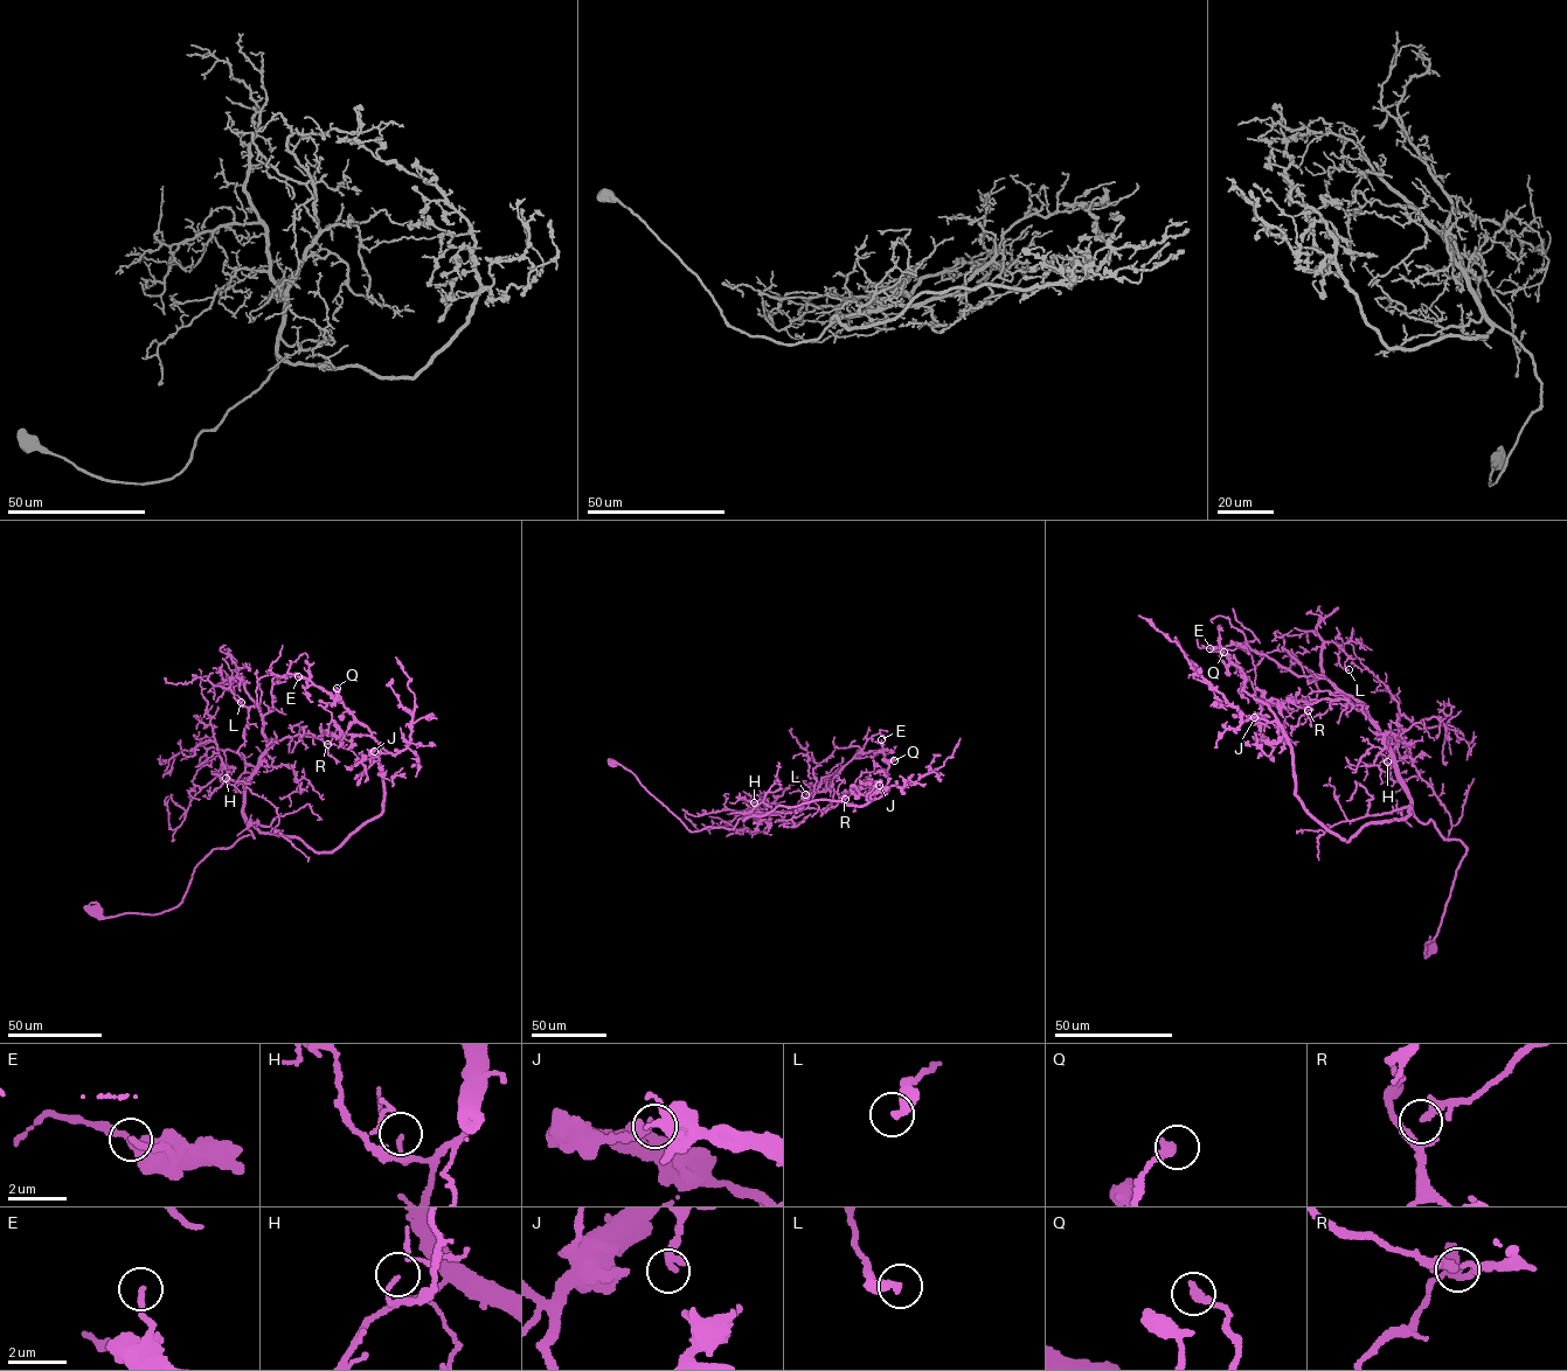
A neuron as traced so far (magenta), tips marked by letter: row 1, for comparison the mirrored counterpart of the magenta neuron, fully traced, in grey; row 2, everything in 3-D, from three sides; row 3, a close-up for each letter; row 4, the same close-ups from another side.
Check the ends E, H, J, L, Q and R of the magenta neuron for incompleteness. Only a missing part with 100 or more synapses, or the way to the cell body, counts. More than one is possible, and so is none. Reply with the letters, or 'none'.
none

